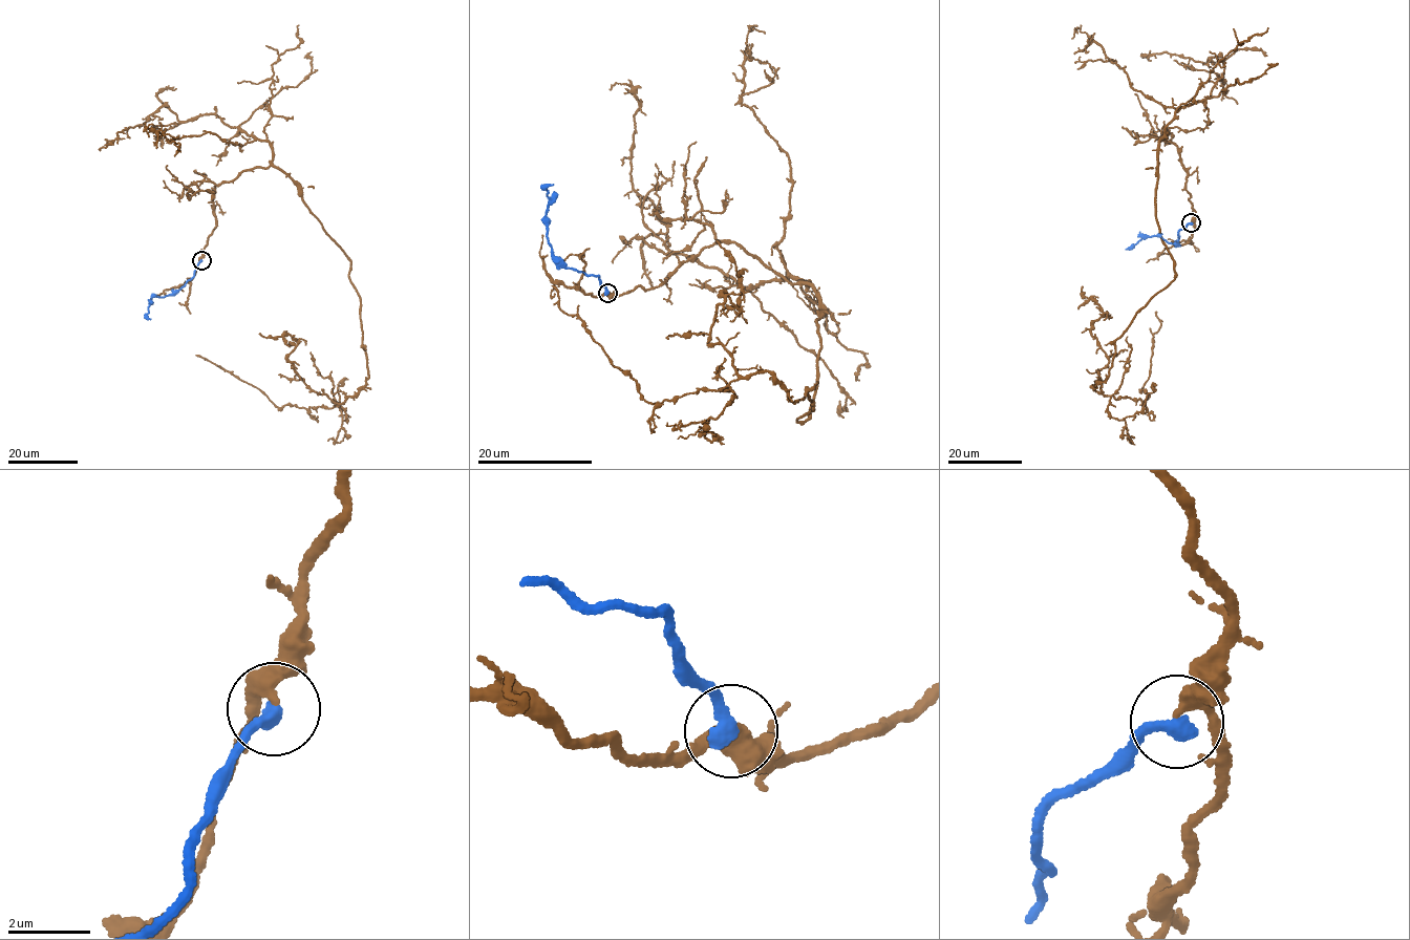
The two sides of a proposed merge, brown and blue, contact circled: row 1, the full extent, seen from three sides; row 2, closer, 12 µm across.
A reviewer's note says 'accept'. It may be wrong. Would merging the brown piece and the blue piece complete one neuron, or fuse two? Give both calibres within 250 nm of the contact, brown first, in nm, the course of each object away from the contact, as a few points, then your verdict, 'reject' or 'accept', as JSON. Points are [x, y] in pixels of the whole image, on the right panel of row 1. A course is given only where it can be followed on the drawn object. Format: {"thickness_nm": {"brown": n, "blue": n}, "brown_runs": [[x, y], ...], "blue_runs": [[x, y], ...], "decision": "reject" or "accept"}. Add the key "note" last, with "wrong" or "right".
{"thickness_nm": {"brown": 320, "blue": 400}, "brown_runs": [[1191, 222], [1187, 169], [1166, 134], [1155, 211], [1173, 280], [1114, 342], [1095, 390], [1148, 398], [1156, 311]], "blue_runs": [[1191, 222], [1178, 234], [1178, 241], [1173, 243], [1152, 235], [1126, 250]], "decision": "reject", "note": "wrong"}

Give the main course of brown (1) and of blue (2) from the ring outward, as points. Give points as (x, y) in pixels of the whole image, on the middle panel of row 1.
1: (609, 293), (726, 241), (810, 284), (809, 419), (809, 389), (792, 403), (767, 371), (643, 400), (552, 285)
2: (609, 293), (596, 276), (572, 269), (553, 253), (546, 225), (546, 189), (552, 185)

